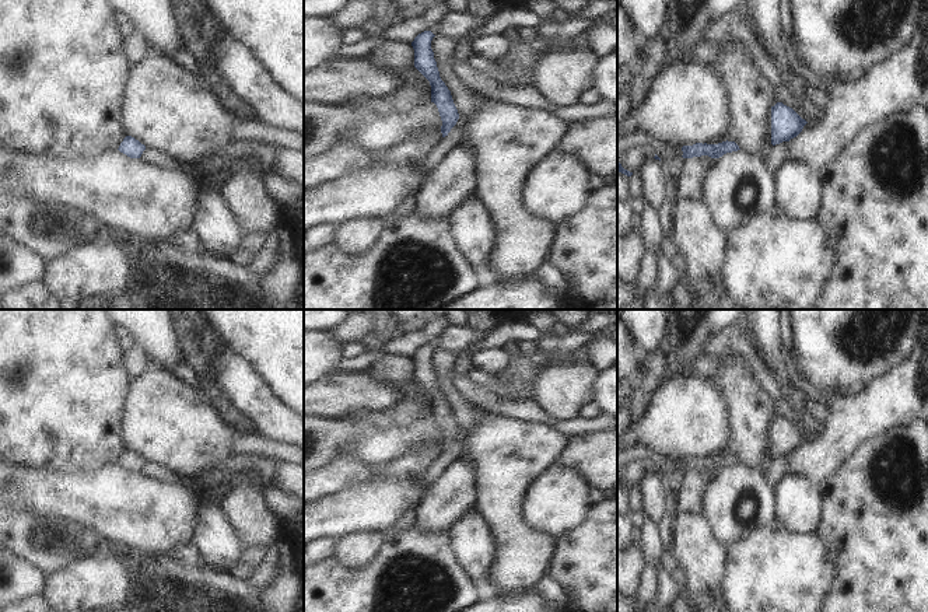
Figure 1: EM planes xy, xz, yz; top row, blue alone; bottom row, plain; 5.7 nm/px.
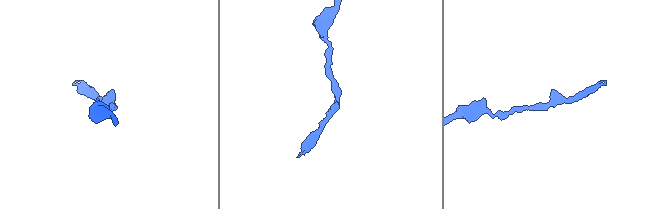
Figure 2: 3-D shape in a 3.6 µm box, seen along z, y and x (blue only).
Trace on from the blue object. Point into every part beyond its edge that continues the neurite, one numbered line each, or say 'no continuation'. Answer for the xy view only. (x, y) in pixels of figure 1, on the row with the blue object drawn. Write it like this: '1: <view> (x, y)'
no continuation

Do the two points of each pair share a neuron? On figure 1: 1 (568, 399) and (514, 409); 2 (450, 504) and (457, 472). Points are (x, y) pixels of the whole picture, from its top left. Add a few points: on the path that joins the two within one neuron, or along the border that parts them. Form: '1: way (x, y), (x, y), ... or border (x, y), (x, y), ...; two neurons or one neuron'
1: border (532, 398), (547, 413), (556, 418), (570, 418); two neurons
2: way (452, 496), (457, 492), (457, 481); one neuron

